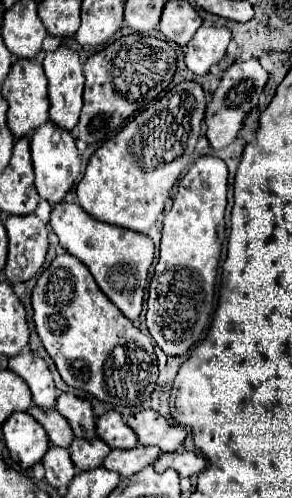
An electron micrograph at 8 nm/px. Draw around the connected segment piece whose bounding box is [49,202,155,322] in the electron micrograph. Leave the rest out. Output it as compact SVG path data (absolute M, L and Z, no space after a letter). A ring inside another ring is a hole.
M59 202L51 210L51 228L65 252L79 258L93 274L97 286L105 296L129 318L137 320L145 296L147 272L153 262L153 240L145 234L131 232L91 218L77 202Z

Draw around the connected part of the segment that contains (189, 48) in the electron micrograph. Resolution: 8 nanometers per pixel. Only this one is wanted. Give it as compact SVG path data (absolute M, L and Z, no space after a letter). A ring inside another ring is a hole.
M201 26L191 42L185 46L185 64L193 74L207 74L211 64L217 64L227 50L231 40L229 28L205 28Z

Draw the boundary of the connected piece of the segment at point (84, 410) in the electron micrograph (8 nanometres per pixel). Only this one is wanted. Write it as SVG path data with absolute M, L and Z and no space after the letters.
M63 392L57 398L55 410L67 418L77 438L87 438L87 440L95 438L95 414L87 398L75 396L71 392Z

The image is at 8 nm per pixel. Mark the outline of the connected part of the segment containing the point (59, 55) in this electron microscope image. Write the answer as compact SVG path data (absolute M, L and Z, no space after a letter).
M67 46L45 52L45 76L49 80L49 116L59 128L73 130L83 107L85 77L79 54Z

